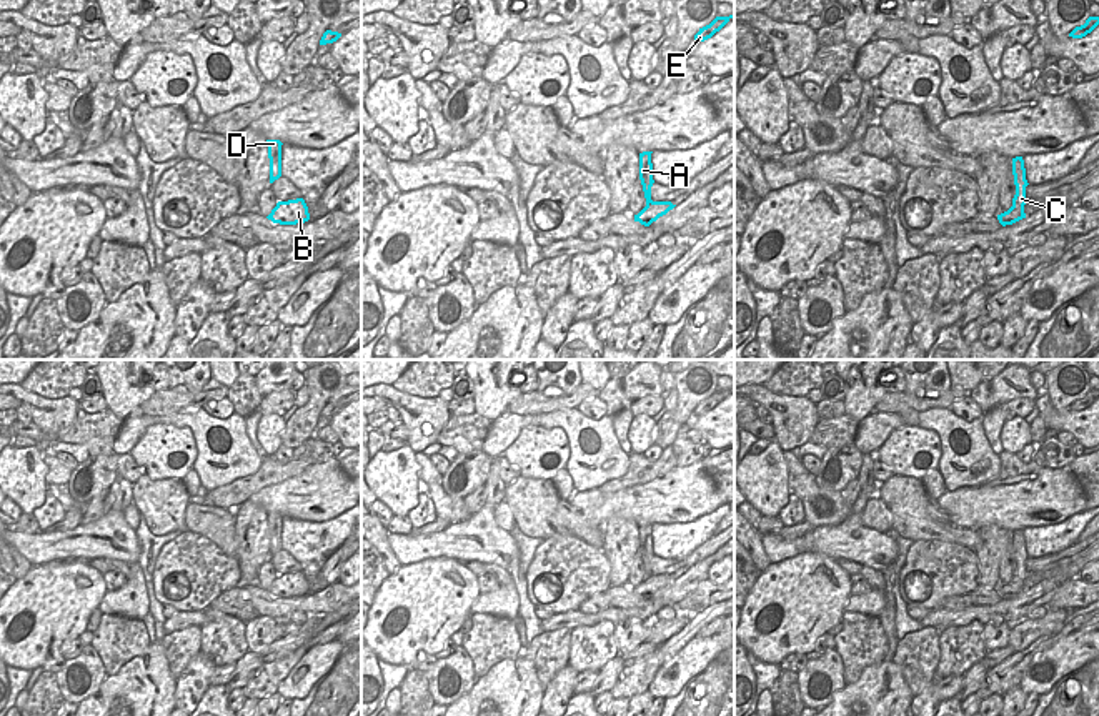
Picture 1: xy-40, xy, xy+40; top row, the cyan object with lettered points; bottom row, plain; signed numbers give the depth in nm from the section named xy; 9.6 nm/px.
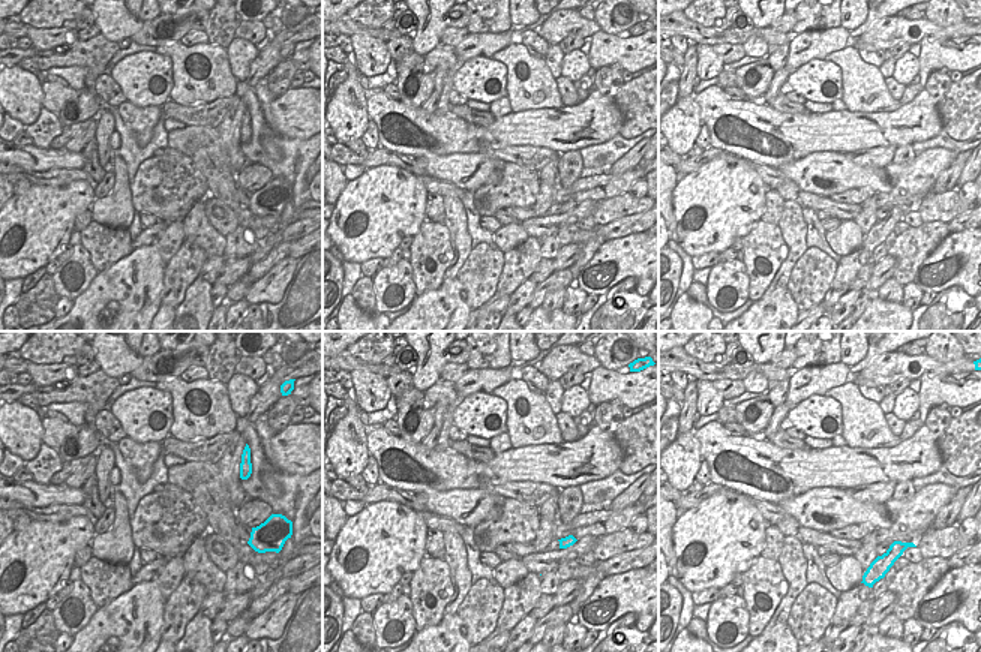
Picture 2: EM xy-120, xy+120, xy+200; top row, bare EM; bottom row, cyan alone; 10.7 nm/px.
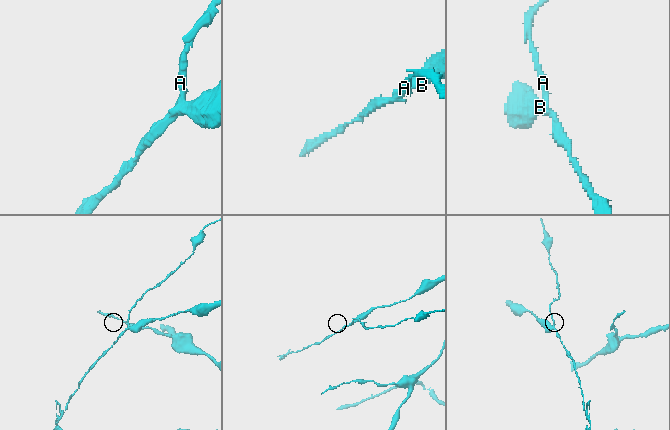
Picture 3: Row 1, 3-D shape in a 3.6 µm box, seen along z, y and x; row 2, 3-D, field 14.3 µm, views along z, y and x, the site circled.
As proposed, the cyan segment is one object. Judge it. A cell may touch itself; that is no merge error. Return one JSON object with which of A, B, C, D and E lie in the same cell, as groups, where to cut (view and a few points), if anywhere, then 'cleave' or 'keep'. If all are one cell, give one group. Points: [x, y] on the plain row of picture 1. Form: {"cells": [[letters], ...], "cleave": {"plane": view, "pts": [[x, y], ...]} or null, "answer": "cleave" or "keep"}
{"cells": [["A", "C", "D", "E"], ["B"]], "cleave": {"plane": "xy", "pts": [[653, 575], [646, 580]]}, "answer": "cleave"}

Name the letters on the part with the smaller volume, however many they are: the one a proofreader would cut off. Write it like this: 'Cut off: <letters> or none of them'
Cut off: A, C, D, E

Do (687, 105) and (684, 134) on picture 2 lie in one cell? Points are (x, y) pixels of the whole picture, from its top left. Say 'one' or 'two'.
one

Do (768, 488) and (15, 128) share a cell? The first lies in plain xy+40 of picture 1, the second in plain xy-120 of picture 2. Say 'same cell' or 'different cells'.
different cells

